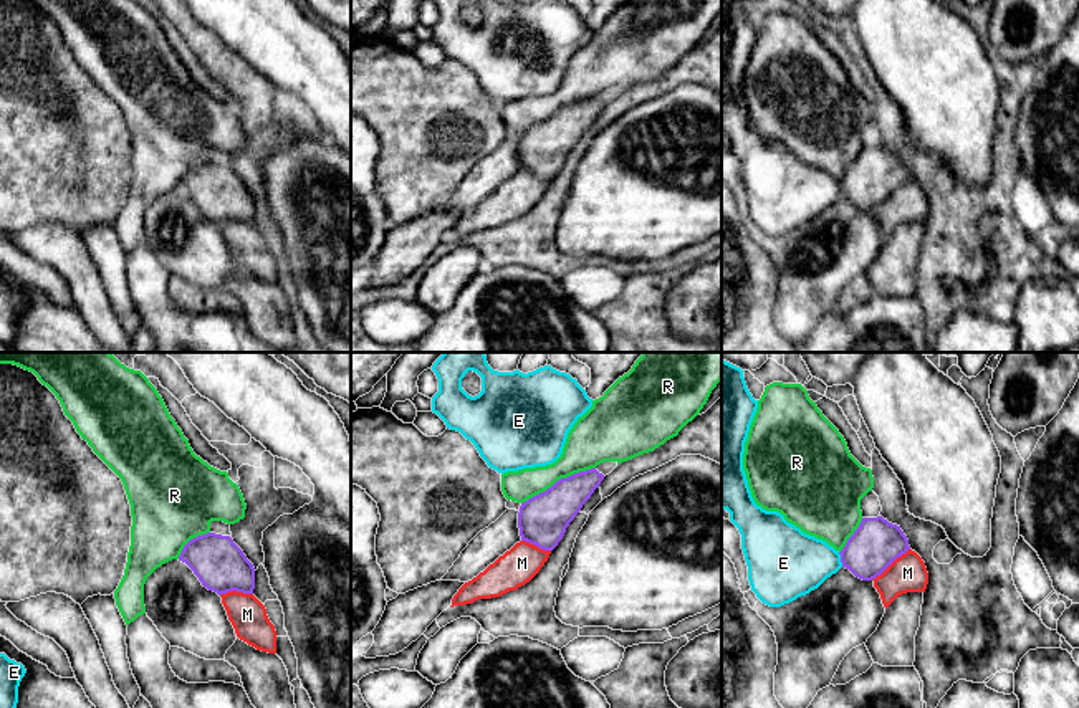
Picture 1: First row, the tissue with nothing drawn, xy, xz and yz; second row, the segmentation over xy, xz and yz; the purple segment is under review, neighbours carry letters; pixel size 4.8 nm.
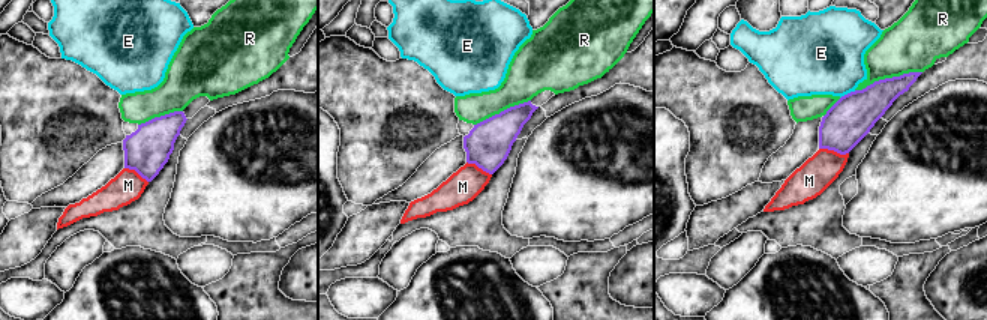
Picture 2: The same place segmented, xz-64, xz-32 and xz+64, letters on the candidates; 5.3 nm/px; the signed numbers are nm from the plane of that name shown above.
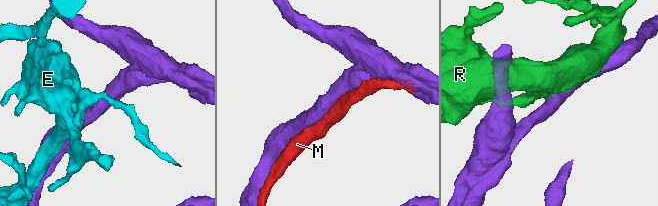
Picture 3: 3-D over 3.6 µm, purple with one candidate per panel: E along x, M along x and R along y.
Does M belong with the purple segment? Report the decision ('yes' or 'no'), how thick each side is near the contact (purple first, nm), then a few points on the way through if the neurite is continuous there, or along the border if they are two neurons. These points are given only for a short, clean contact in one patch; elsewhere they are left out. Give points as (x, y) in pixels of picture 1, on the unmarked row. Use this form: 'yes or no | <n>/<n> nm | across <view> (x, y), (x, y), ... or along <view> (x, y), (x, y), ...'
yes | 240/180 nm

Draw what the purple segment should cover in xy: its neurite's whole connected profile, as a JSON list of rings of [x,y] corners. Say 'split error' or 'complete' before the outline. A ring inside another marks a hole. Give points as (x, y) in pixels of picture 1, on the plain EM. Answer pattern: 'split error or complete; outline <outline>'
split error; outline [[[215,162],[197,165],[184,175],[179,190],[185,192],[194,200],[204,217],[222,227],[228,250],[240,270],[257,280],[276,283],[275,255],[270,251],[265,235],[253,225],[255,197],[230,165]]]

